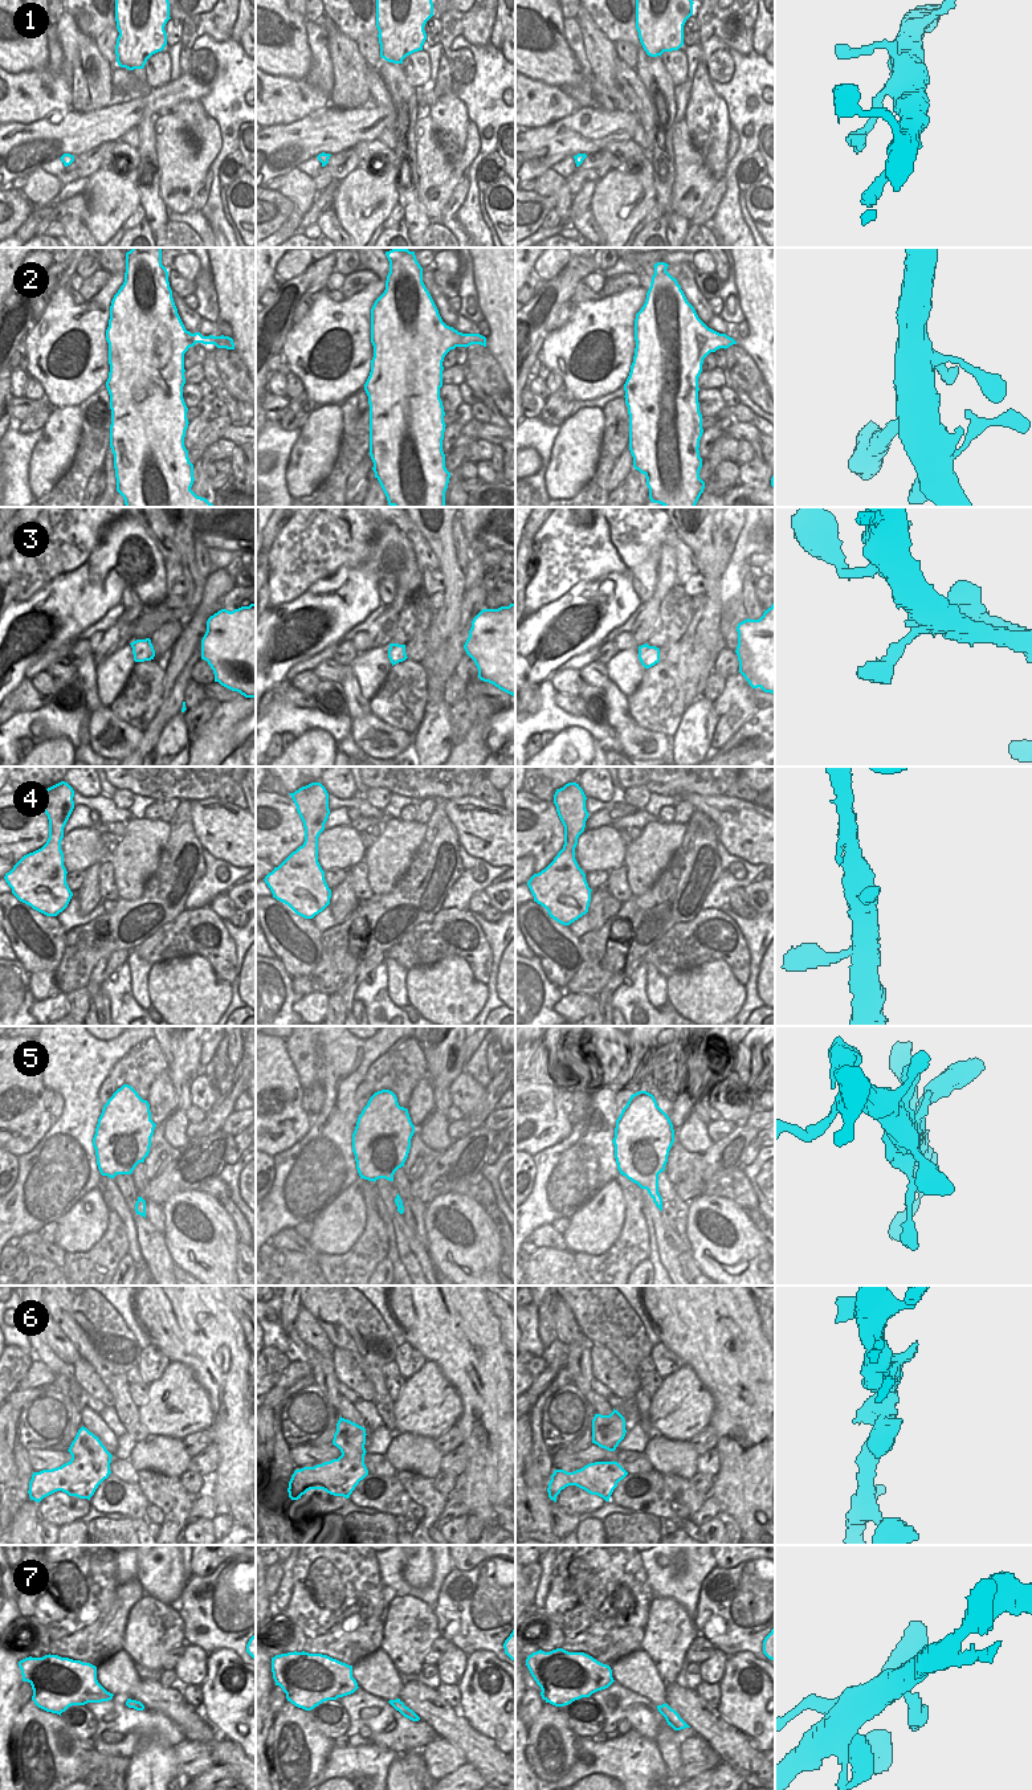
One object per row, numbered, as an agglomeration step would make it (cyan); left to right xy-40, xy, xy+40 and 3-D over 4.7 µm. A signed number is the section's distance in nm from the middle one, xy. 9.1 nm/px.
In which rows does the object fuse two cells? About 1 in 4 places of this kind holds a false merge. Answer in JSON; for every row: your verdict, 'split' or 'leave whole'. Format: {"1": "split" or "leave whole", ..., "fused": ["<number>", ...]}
{"1": "leave whole", "2": "leave whole", "3": "leave whole", "4": "leave whole", "5": "leave whole", "6": "leave whole", "7": "leave whole", "fused": []}

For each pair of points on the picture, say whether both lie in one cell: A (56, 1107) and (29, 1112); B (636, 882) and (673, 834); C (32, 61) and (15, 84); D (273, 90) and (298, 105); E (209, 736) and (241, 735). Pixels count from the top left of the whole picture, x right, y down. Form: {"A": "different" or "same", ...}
{"A": "different", "B": "same", "C": "different", "D": "same", "E": "different"}

